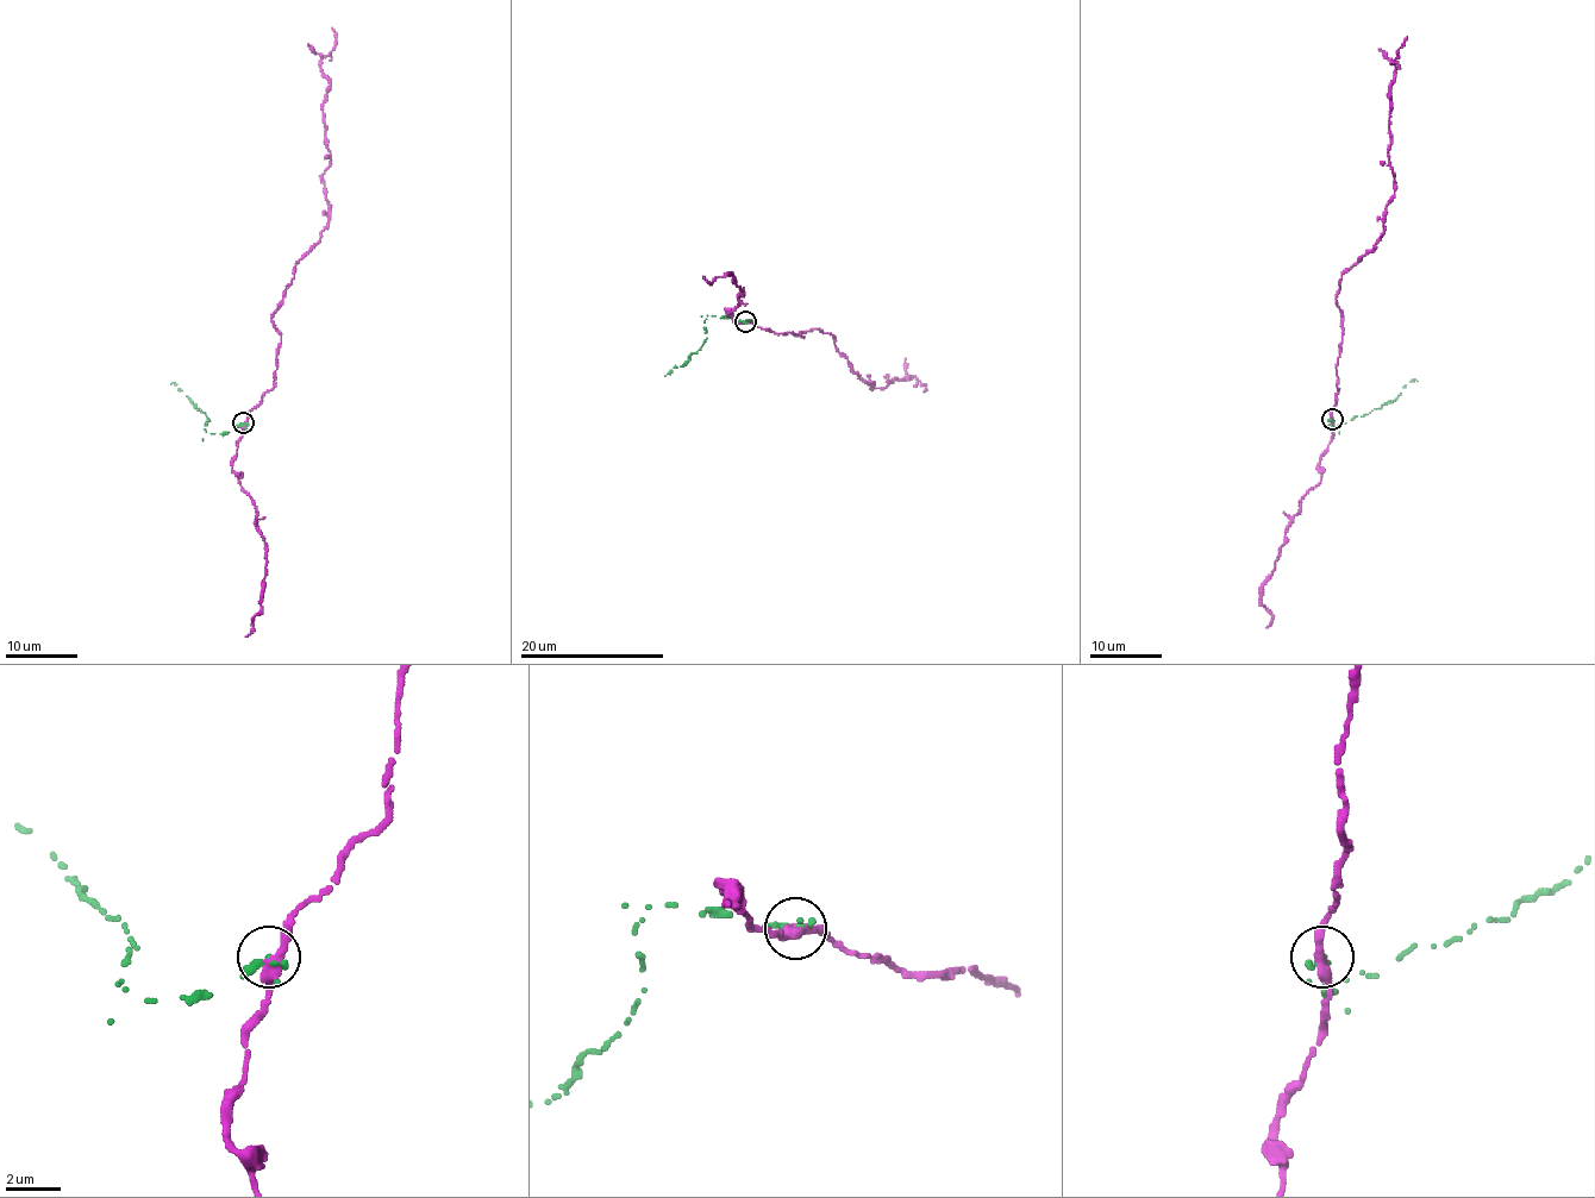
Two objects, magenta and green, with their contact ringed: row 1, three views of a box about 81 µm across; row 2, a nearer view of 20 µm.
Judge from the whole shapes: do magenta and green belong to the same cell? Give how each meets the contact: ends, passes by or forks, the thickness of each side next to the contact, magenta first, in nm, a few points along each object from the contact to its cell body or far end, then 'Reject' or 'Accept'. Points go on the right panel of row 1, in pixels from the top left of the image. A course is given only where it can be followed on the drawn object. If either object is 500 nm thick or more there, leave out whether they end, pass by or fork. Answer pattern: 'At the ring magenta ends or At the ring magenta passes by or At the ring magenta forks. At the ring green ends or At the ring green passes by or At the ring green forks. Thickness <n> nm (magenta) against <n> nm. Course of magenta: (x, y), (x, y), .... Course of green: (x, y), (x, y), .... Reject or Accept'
At the ring magenta passes by. At the ring green ends. Thickness 360 nm (magenta) against 280 nm. Course of magenta: (1331, 419), (1343, 315), (1336, 294), (1342, 276), (1383, 232), (1395, 187), (1389, 88), (1407, 36). Course of green: (1331, 419), (1333, 428), (1393, 400), (1409, 381), (1417, 381). Reject

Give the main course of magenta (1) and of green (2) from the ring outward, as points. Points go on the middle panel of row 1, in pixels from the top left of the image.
1: (746, 321), (774, 333), (819, 328), (873, 388), (912, 377), (924, 391)
2: (746, 321), (707, 315), (705, 342), (687, 362), (664, 375)

